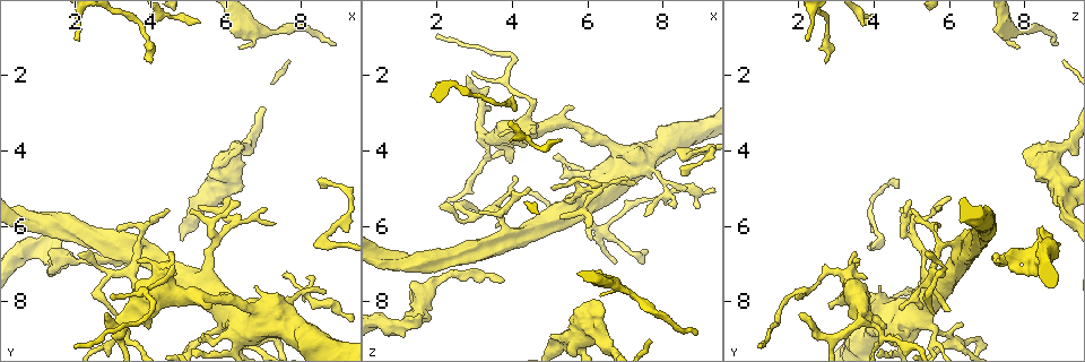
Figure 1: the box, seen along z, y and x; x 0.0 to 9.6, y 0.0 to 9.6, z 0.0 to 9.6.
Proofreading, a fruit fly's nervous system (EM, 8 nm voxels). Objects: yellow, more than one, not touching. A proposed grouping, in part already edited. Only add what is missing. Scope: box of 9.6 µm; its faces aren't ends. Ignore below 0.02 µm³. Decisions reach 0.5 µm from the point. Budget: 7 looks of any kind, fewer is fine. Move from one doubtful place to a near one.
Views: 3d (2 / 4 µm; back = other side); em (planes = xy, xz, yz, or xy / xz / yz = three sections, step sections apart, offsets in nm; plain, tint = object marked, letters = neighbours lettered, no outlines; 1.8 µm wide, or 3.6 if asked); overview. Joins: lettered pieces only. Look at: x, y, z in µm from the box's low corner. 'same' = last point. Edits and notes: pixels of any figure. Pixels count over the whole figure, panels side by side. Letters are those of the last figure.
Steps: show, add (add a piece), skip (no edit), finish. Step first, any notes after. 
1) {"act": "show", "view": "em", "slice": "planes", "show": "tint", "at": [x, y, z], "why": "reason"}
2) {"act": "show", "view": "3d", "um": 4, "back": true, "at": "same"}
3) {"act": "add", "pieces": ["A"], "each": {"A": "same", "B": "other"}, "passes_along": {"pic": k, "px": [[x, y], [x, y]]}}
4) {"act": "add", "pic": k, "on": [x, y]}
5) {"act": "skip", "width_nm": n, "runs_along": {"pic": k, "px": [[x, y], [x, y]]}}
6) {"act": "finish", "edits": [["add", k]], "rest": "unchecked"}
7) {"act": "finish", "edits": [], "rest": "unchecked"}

{"act": "show", "view": "3d", "um": 4, "at": [6.65, 8.85, 4.50], "why": "thick turns thin"}

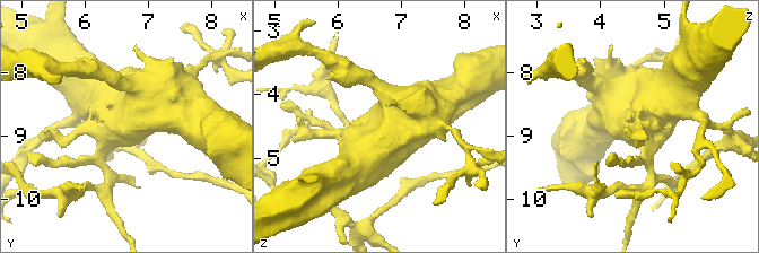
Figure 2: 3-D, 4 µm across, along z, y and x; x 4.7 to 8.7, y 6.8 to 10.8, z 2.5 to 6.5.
{"act": "show", "view": "em", "slice": "planes", "show": "plain", "at": [6.70, 8.80, 4.45]}

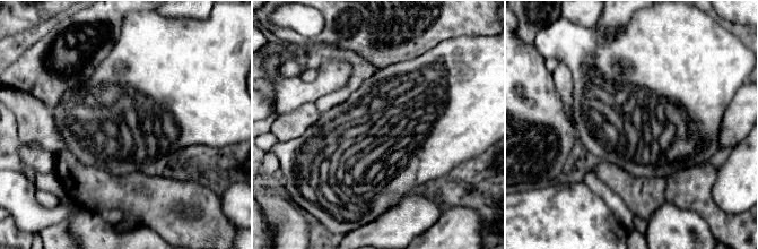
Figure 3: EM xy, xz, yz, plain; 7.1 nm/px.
{"act": "show", "view": "em", "slice": "planes", "show": "letters", "at": "same"}

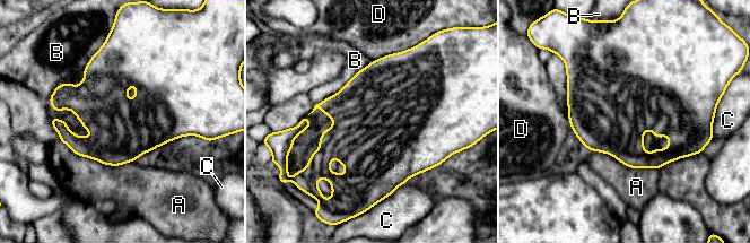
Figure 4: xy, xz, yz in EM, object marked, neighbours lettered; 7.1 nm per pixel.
{"act": "skip", "longest_contact_nm": ["B", 600], "each": {"A": "other", "B": "other", "C": "other", "D": "other"}, "border": {"pic": 4, "px": [[60, 140], [104, 164], [134, 162]]}, "found": "no lettered piece goes on from it"}

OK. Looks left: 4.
{"act": "show", "view": "em", "slice": "planes", "show": "letters", "at": [1.55, 6.75, 8.25], "why": "three arms meet"}

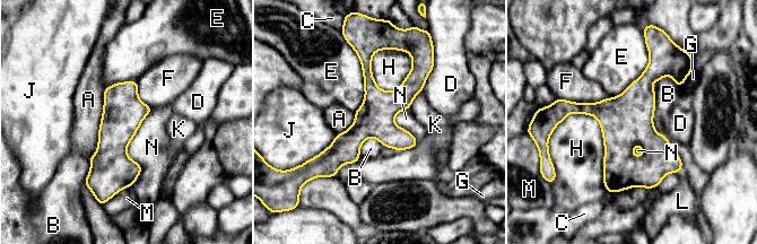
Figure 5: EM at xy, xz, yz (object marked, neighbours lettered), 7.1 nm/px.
{"act": "skip", "each": {"A": "other", "B": "other", "C": "other", "D": "other", "E": "other", "F": "other", "G": "other", "H": "other", "J": "other", "K": "other", "L": "other", "M": "other", "N": "other"}, "border": {"pic": 5, "px": [[153, 109], [127, 149], [131, 185]]}, "found": "none of them fits"}

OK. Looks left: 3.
{"act": "show", "view": "3d", "um": 2, "at": [6.25, 1.00, 7.45], "why": "free end"}

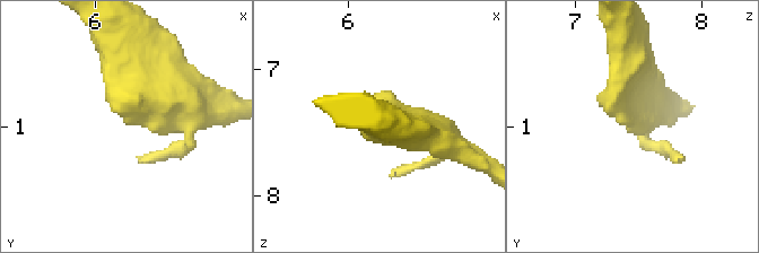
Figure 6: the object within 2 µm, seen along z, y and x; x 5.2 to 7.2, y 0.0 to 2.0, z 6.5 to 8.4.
{"act": "show", "view": "em", "slice": "planes", "show": "letters", "at": [6.30, 1.00, 7.44], "why": "shape alone is not enough"}

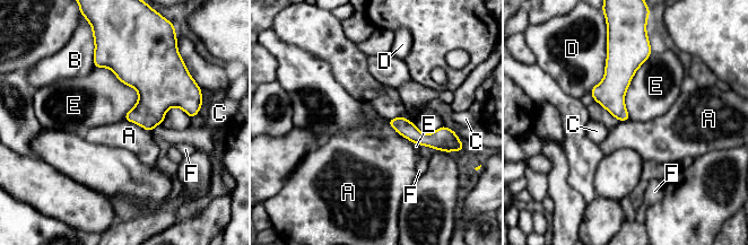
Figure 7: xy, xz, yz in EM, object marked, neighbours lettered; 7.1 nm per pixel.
{"act": "skip", "each": {"A": "other", "B": "other", "C": "other", "D": "other", "E": "other", "F": "other"}, "border": {"pic": 7, "px": [[386, 120], [397, 132], [414, 143]]}, "found": "no lettered piece goes on from it"}

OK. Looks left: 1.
{"act": "finish", "edits": [], "rest": "unchecked"}

